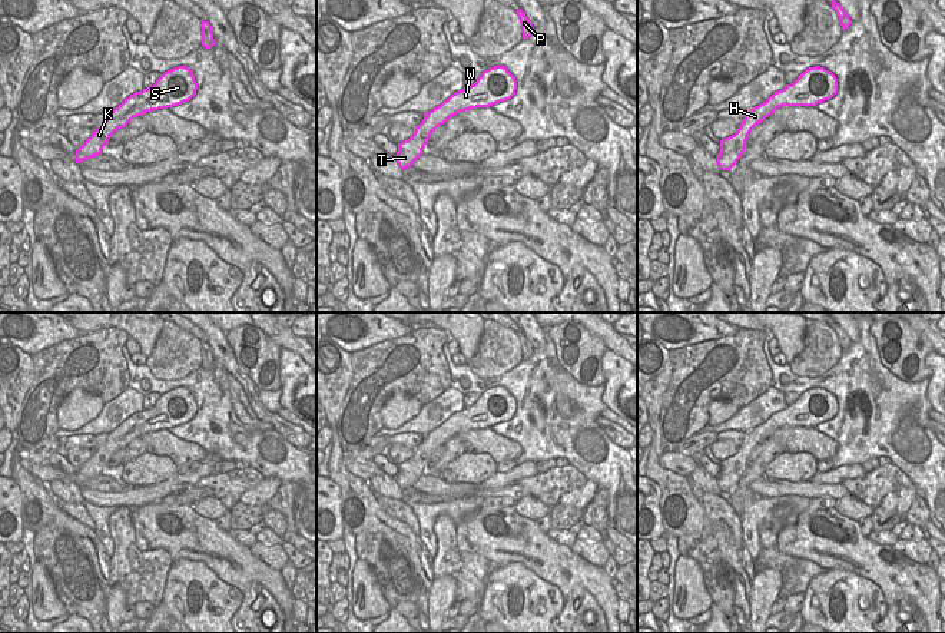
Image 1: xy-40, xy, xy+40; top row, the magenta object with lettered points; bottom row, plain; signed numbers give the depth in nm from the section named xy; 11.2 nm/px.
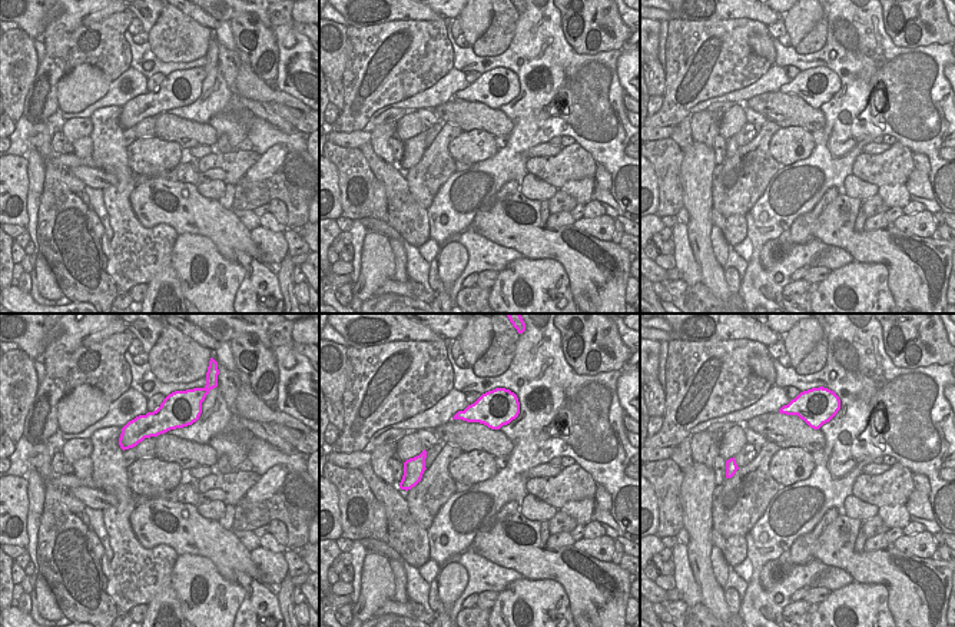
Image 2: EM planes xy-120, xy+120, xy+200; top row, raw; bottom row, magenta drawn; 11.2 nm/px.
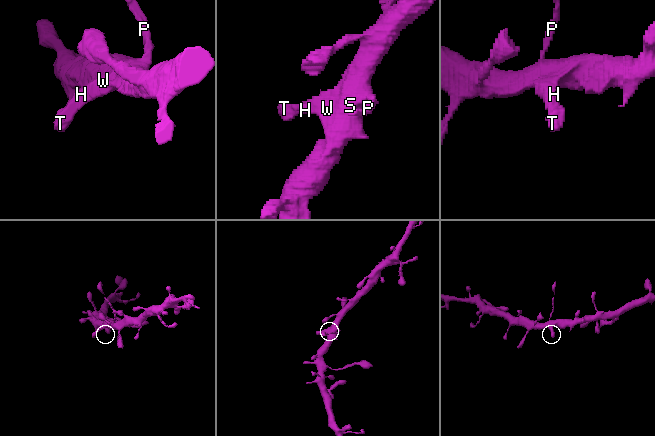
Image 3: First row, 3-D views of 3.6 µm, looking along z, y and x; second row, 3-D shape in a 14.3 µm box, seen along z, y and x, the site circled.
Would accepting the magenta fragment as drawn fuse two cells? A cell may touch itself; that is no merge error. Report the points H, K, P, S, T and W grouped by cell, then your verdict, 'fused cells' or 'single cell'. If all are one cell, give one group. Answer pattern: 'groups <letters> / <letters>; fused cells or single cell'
groups H K P S T W; single cell

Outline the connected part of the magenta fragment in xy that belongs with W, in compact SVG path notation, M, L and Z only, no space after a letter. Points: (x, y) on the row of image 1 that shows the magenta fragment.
M494 66L481 73L477 82L462 90L452 93L440 106L424 115L422 122L415 127L414 135L398 145L394 156L404 170L422 155L431 133L460 112L477 107L490 107L500 102L510 100L517 90L517 80L504 66Z

